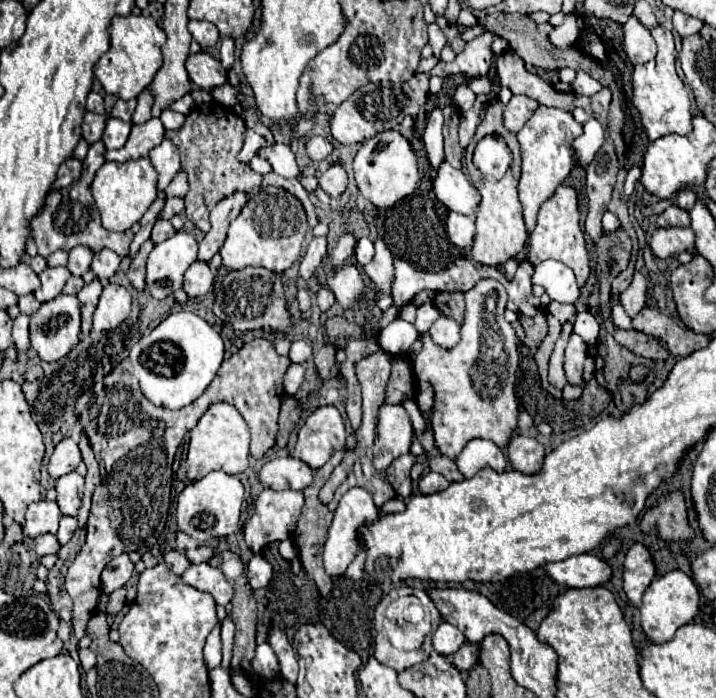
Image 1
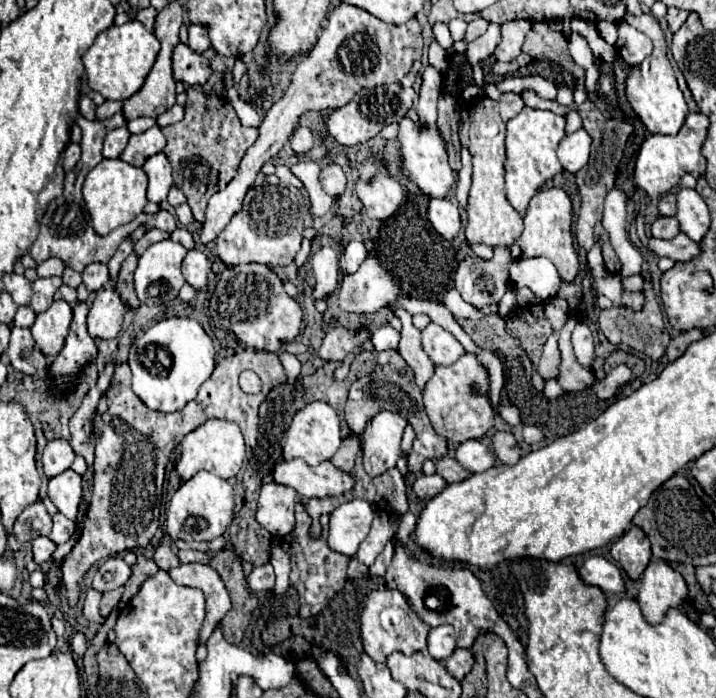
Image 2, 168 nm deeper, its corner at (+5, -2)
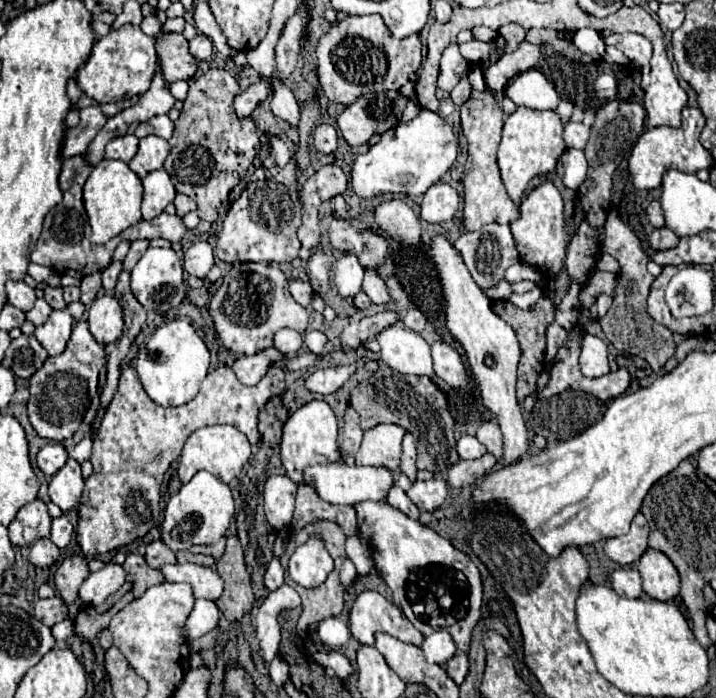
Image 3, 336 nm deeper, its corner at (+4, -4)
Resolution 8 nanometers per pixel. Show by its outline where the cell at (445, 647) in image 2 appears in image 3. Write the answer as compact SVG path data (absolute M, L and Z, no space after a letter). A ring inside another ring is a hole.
M445 629L427 635L421 647L425 651L427 661L437 663L437 665L443 665L445 661L449 661L455 655L455 649L457 649L455 643L453 643L453 637Z

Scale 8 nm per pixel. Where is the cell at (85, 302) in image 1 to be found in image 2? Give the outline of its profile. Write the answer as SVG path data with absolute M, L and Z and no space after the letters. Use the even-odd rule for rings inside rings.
M86 303L74 305L74 319L70 325L70 333L66 337L66 345L48 367L48 373L52 373L56 381L64 381L64 385L68 385L68 381L72 381L72 377L76 377L76 373L80 373L80 369L92 363L98 355L98 347L86 331L86 315Z

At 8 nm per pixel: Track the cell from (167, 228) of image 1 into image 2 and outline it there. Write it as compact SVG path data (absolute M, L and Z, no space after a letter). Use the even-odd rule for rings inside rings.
M150 229L150 231L146 231L146 235L136 243L136 247L134 247L134 253L140 257L150 245L154 245L154 243L158 243L158 241L162 241L162 239L168 239L168 233L166 231L160 231L160 229Z

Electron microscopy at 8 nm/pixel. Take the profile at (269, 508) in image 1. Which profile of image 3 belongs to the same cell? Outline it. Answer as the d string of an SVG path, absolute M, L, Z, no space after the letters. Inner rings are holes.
M271 475L265 481L265 517L267 523L275 531L287 531L293 519L293 505L295 505L297 485L283 475Z

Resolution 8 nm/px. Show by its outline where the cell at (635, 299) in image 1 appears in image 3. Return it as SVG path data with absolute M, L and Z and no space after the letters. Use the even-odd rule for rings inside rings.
M601 253L599 259L597 259L597 267L603 269L603 271L609 271L609 273L619 273L619 263L609 255L609 253Z

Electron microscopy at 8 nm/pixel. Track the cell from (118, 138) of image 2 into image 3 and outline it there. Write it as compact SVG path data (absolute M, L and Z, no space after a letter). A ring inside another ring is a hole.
M135 135L115 137L105 147L105 159L119 159L119 161L129 163L133 159L133 155L137 153L137 143L139 143L139 139Z

